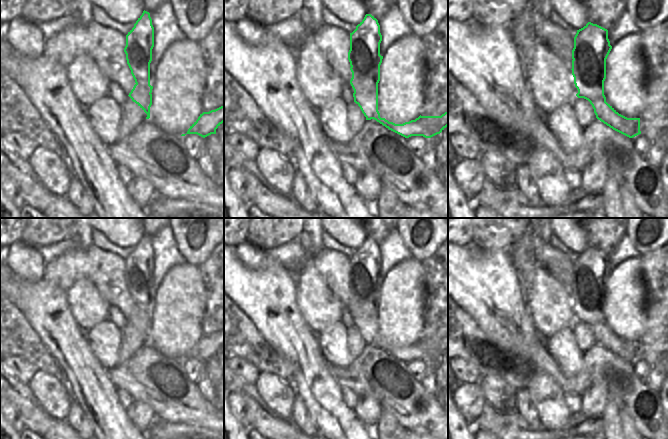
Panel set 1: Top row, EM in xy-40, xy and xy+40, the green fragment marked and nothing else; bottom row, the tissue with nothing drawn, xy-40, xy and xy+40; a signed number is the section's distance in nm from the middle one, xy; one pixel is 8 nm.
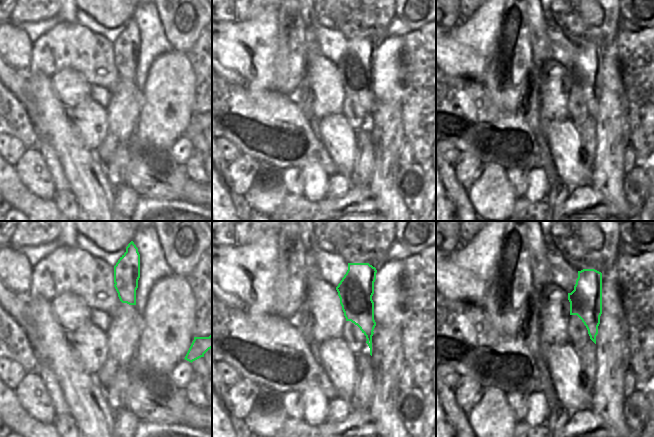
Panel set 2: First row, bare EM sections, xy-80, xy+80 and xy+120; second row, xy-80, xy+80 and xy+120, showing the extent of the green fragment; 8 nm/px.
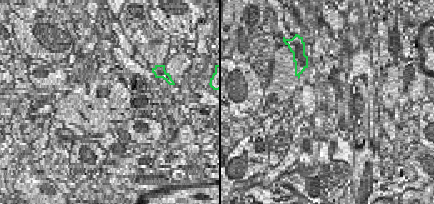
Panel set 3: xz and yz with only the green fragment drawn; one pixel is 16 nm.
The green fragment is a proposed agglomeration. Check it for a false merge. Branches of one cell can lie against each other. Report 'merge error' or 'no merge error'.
merge error

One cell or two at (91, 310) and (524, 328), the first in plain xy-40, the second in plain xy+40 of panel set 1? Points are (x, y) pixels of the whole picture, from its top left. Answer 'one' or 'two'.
two

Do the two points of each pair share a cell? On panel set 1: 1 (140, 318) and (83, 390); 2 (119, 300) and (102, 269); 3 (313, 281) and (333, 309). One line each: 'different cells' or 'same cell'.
1: different cells
2: same cell
3: same cell

